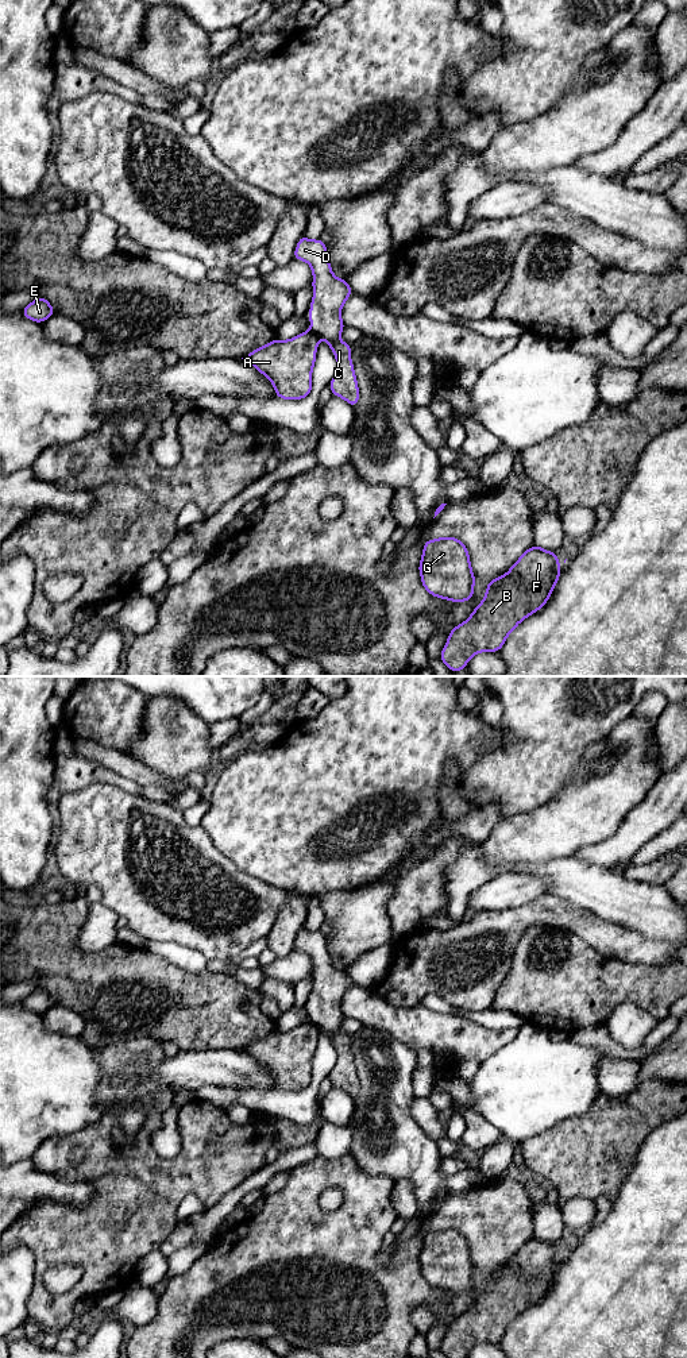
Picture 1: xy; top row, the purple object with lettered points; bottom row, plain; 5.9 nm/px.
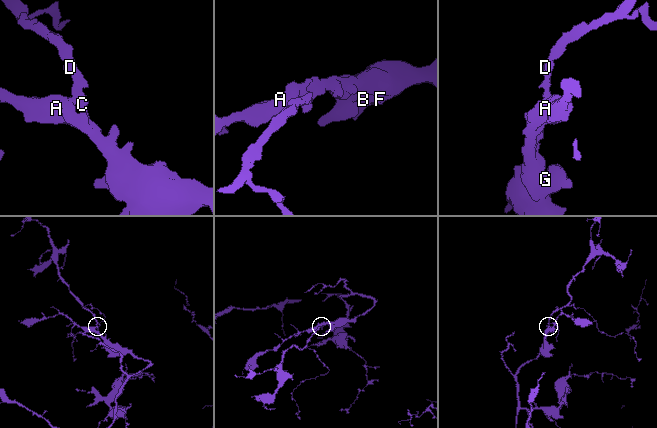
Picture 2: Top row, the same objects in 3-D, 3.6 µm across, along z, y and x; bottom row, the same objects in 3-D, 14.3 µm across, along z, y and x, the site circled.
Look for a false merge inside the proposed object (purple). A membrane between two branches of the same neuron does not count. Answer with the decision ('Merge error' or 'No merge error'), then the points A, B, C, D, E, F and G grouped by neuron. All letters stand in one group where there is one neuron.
No merge error. Groups: A B C D E F G

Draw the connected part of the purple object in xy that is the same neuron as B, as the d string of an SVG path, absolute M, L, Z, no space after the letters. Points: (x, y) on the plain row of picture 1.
M532 1237L505 1266L487 1274L485 1291L463 1315L451 1320L440 1351L447 1358L467 1358L467 1353L478 1343L498 1345L509 1324L522 1311L545 1296L552 1286L560 1265L561 1258L559 1257L557 1245Z

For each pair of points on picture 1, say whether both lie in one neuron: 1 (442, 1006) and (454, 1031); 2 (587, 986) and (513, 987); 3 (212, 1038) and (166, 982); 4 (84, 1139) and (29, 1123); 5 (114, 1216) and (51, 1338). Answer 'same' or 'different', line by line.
1: different
2: same
3: same
4: different
5: different

